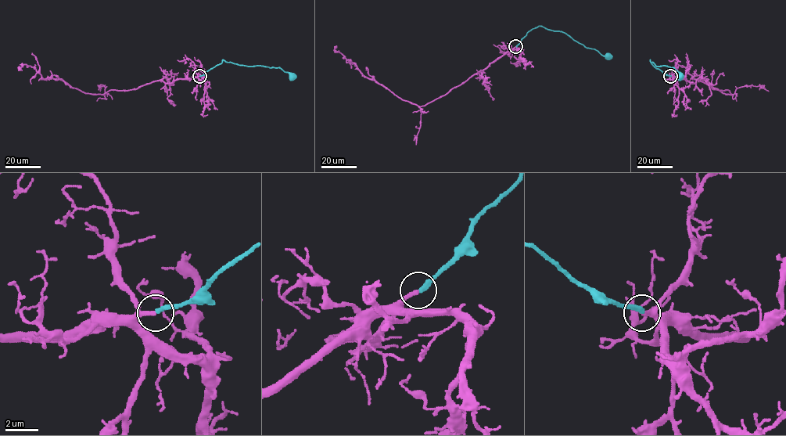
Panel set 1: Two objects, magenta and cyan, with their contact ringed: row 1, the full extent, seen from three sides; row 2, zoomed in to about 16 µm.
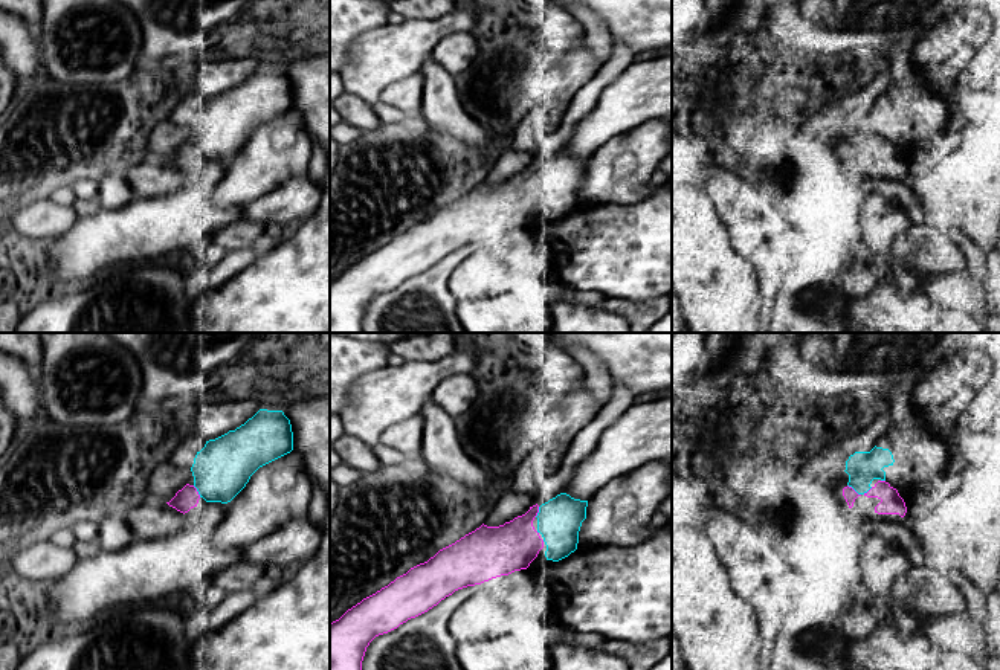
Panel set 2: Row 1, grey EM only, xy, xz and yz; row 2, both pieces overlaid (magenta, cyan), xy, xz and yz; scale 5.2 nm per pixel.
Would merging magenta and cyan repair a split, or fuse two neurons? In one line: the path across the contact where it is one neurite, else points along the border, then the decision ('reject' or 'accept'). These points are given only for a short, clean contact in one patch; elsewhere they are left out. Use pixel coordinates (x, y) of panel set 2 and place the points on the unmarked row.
accept

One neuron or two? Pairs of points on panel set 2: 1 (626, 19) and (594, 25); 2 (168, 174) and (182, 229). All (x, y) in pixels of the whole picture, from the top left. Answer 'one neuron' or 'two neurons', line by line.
1: two neurons
2: two neurons

